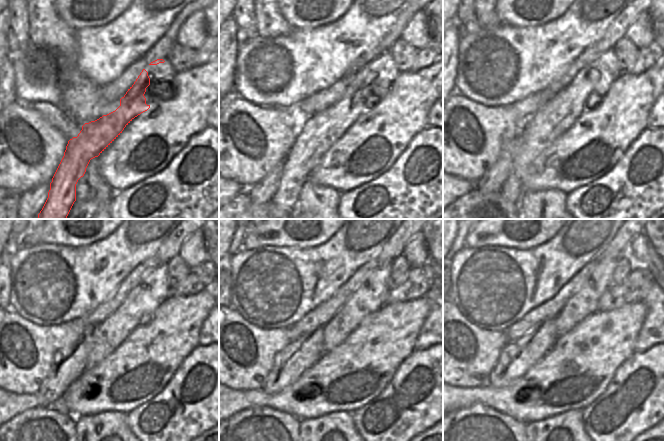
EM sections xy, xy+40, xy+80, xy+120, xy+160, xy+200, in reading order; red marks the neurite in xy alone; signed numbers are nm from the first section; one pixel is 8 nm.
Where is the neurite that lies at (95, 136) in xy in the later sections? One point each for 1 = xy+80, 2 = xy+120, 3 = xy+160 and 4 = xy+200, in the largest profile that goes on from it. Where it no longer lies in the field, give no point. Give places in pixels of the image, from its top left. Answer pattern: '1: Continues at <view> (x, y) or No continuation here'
1: Continues at xy+80 (556, 116)
2: Continues at xy+120 (106, 337)
3: Continues at xy+160 (364, 301)
4: Continues at xy+200 (584, 302).

